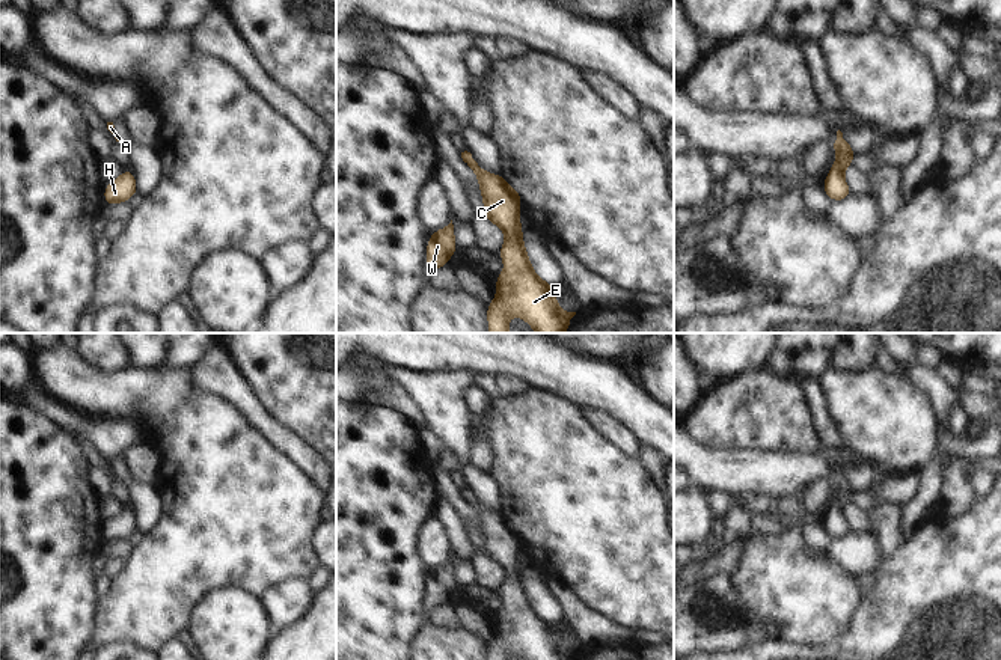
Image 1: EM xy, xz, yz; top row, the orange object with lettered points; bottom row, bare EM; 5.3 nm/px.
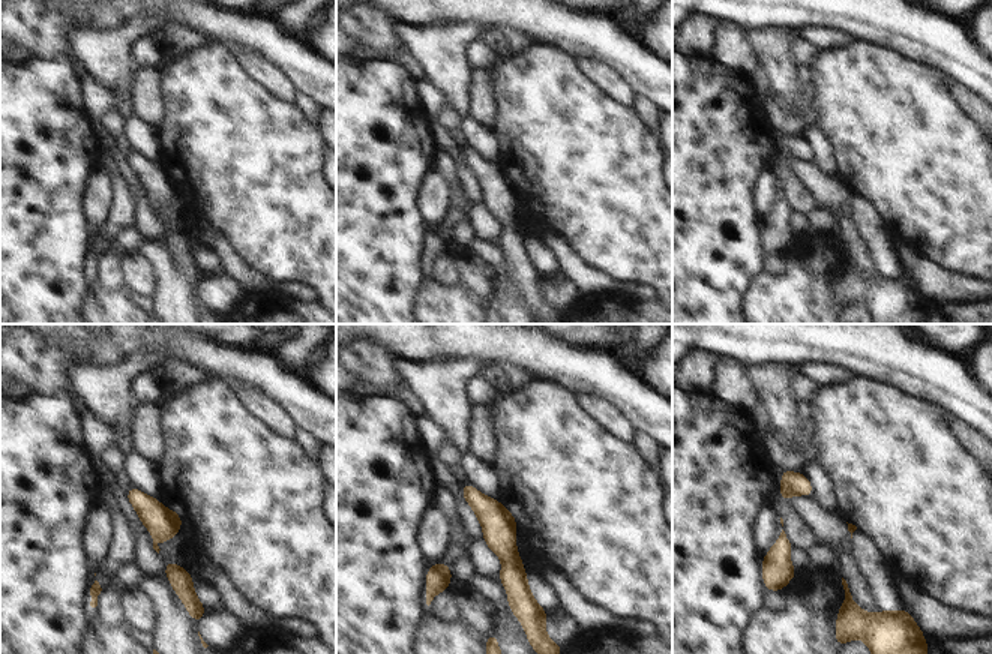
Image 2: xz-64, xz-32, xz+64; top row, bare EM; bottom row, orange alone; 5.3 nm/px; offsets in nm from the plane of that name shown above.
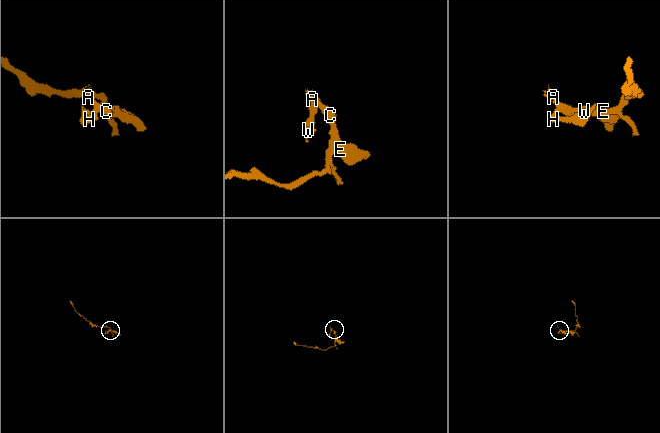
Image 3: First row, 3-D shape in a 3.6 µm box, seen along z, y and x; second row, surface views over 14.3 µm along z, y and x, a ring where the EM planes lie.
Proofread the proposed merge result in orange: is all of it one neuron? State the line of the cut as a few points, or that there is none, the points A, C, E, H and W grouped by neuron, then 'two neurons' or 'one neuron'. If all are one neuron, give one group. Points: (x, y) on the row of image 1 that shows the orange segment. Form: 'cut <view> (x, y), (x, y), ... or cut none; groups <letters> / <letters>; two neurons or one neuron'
cut none; groups A C E H W; one neuron

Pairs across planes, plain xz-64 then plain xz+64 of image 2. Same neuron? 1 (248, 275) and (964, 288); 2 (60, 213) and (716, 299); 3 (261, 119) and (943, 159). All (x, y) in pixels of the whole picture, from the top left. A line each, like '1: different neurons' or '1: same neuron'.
1: same neuron
2: same neuron
3: same neuron

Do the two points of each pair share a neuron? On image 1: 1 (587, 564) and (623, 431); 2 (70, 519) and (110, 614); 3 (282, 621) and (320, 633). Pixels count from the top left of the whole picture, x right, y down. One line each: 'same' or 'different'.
1: different
2: different
3: different

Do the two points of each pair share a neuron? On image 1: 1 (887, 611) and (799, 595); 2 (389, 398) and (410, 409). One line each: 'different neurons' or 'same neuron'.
1: different neurons
2: same neuron

